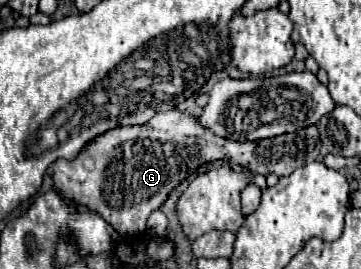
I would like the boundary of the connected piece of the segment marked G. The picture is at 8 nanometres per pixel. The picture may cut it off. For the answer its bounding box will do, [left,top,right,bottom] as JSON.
[53,110,321,236]

